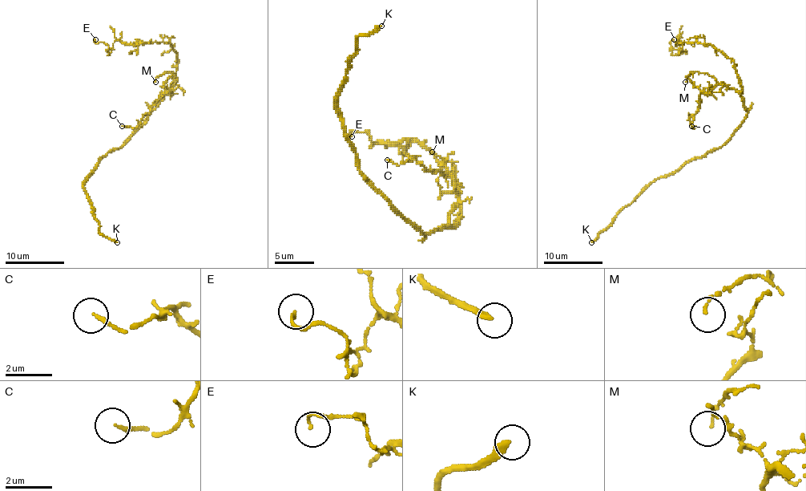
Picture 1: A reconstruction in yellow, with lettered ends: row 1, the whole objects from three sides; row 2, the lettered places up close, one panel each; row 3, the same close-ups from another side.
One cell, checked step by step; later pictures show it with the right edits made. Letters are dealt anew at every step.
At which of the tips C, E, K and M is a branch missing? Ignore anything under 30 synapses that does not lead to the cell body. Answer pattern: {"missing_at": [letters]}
{"missing_at": ["K"]}

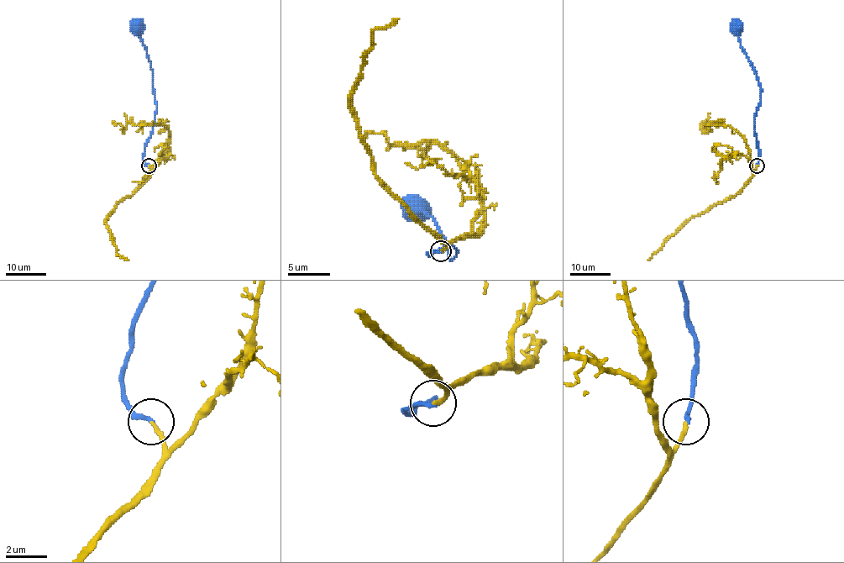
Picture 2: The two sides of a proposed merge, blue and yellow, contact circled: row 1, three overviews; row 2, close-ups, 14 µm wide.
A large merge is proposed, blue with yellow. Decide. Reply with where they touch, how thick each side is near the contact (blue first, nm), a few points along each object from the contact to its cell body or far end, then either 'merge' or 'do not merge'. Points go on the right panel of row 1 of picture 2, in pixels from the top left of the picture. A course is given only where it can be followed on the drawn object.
at (757, 165); 200 nm thick on the blue side, 200 nm on the other; blue runs (757, 165), (758, 153), (755, 127), (761, 90), (752, 62), (741, 46), (736, 25); yellow runs (757, 165), (753, 175), (736, 195), (692, 216), (647, 260); merge

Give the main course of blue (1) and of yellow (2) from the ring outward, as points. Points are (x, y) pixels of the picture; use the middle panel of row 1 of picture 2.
1: (441, 250), (428, 255), (449, 245), (456, 250), (452, 259), (422, 203), (416, 205)
2: (441, 250), (445, 245), (375, 174), (371, 155), (350, 102), (363, 57), (373, 46), (373, 31), (399, 18)

